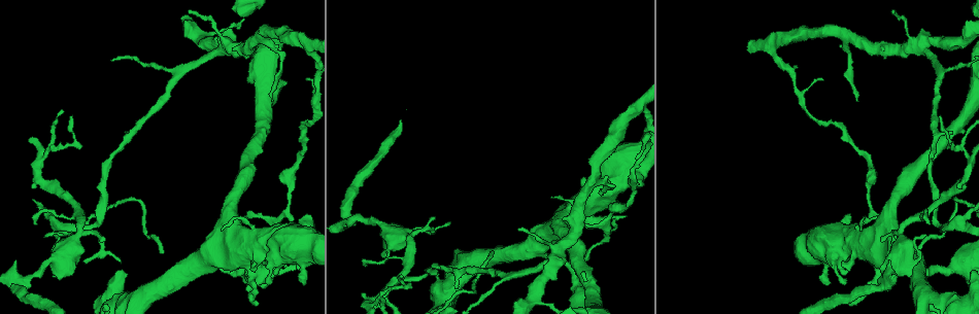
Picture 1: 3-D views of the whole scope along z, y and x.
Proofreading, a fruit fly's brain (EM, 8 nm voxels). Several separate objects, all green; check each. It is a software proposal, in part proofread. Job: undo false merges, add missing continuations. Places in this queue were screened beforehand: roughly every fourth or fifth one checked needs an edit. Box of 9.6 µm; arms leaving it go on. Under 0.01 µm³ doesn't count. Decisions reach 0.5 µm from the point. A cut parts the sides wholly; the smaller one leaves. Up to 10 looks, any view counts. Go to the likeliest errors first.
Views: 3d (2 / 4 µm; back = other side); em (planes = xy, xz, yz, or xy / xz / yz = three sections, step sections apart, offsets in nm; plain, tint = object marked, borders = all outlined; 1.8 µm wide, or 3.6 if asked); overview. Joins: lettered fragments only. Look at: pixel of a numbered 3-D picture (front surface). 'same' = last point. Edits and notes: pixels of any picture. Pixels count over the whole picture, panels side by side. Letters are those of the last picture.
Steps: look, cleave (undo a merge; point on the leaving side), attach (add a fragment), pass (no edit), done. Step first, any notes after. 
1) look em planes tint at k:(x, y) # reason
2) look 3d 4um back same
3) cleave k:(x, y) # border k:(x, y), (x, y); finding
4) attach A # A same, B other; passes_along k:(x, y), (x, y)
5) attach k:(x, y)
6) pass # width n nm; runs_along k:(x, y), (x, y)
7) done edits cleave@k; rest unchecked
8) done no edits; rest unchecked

look em 3.6um yz step 16 tint at 1:(890, 261)

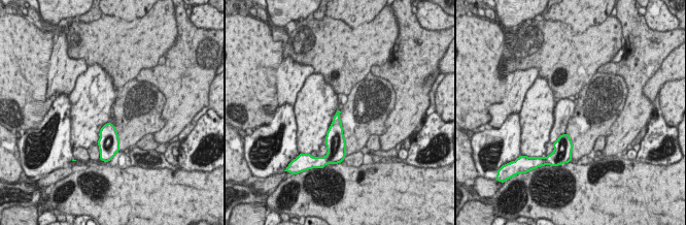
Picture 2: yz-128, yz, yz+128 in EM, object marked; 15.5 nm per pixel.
look em 3.6um planes borders same

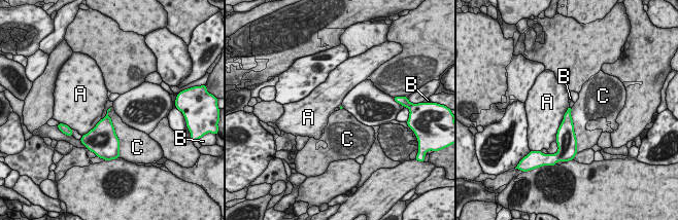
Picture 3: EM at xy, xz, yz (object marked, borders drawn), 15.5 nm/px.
pass # A other, B other, C other; border 3:(109, 108), (108, 115), (120, 143); none of them fits

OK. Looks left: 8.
look em yz step 16 tint at 1:(597, 226) # closes a loop

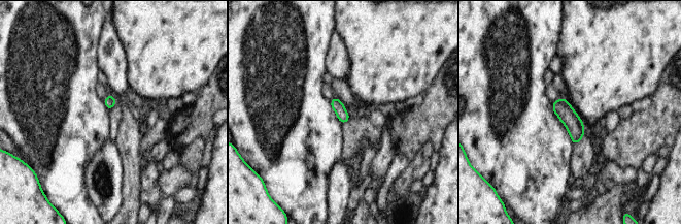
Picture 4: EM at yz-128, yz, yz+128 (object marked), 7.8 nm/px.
look em planes borders same

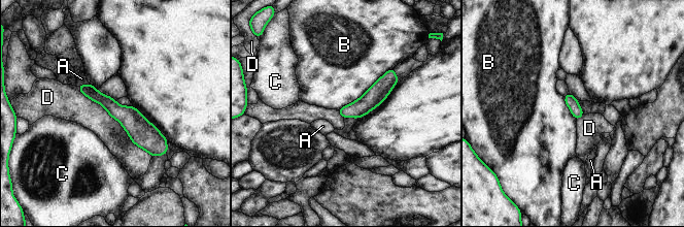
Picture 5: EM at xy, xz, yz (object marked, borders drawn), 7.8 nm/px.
pass # width 90 nm; A other, B other, C other, D other; runs_along 5:(81, 87), (126, 115), (163, 151); continuous, no second cell

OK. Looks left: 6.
look em xy step 4 borders at 1:(45, 151) # abrupt turn

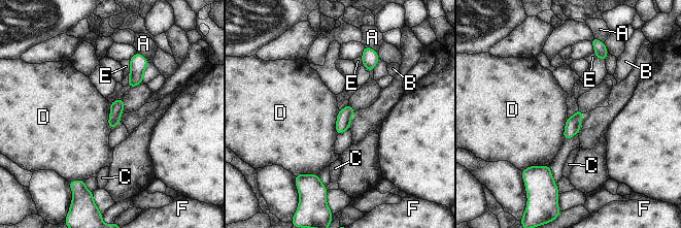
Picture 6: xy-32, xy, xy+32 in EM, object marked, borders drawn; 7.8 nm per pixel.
pass # width 110 nm; longest_contact D 220 nm; A other, B other, C other, D other, E other, F other; all the same cell

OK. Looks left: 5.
done no edits; rest unchecked

